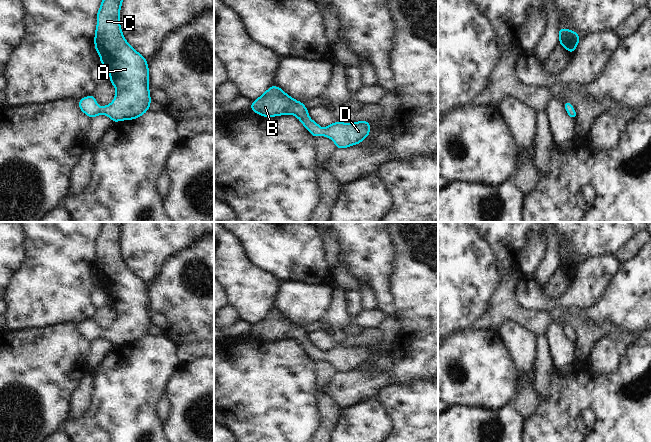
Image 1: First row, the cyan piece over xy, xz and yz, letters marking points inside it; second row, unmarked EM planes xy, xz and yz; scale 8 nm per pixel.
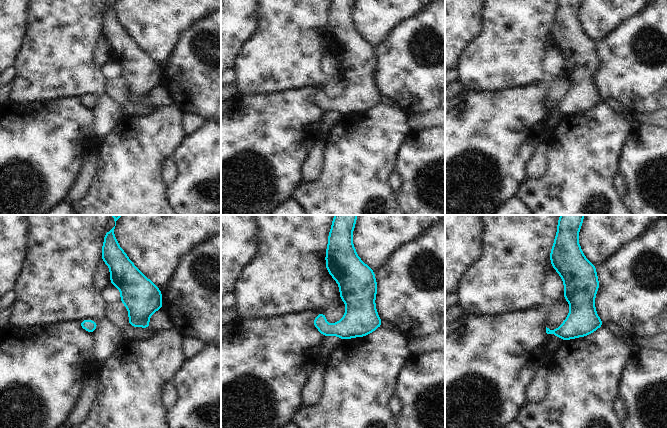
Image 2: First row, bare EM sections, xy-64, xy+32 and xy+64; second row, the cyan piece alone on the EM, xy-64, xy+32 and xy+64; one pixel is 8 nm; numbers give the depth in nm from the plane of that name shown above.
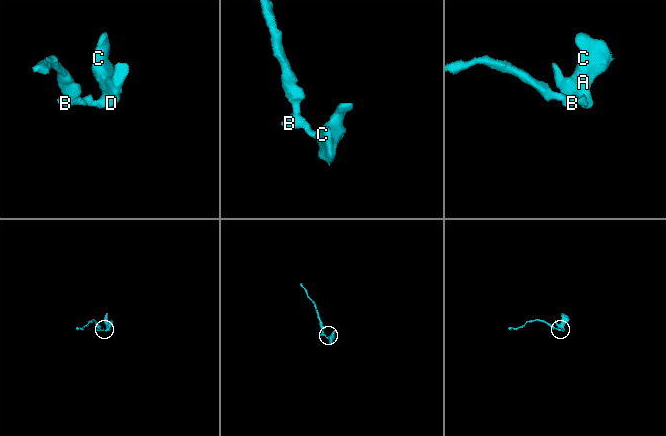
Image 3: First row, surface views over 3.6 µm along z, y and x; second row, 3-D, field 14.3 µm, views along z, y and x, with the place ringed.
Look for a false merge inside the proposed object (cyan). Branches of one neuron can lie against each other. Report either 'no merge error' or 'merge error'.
no merge error

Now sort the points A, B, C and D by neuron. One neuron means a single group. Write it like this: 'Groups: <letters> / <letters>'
Groups: A B C D.

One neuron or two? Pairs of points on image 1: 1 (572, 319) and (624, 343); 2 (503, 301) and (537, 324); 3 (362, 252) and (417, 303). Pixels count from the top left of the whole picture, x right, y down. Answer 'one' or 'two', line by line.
1: one
2: one
3: two

